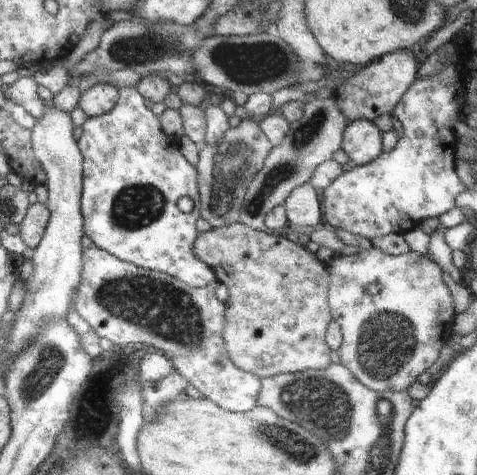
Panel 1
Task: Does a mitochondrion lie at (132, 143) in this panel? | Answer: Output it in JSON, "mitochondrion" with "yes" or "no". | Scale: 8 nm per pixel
{"mitochondrion":"no"}

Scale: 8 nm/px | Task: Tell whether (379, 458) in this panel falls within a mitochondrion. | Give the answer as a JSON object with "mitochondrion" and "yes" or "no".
{"mitochondrion":"yes"}

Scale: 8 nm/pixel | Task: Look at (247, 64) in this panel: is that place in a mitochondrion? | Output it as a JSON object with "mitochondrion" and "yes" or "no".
{"mitochondrion":"yes"}

